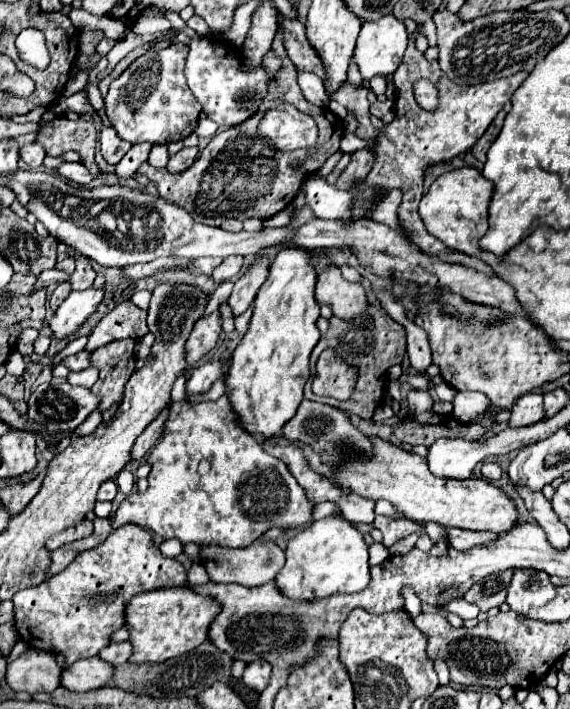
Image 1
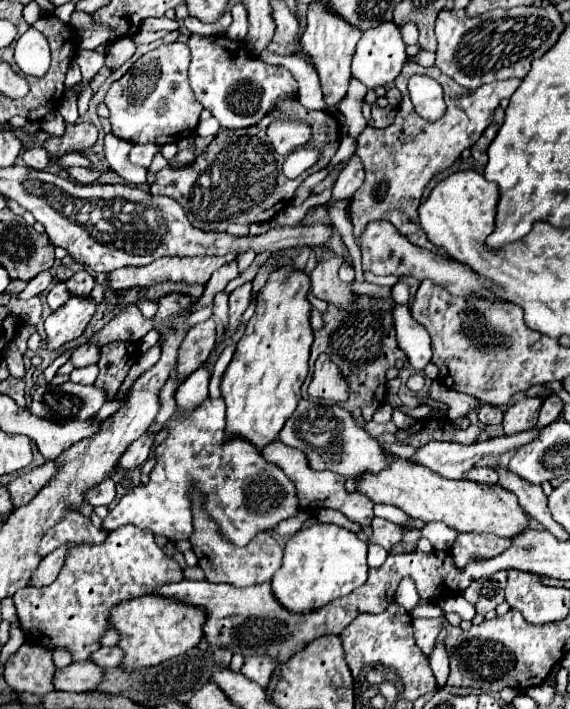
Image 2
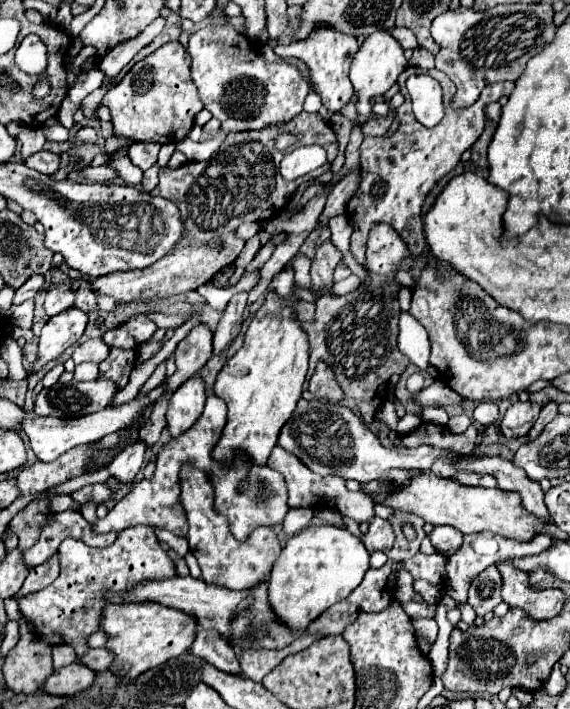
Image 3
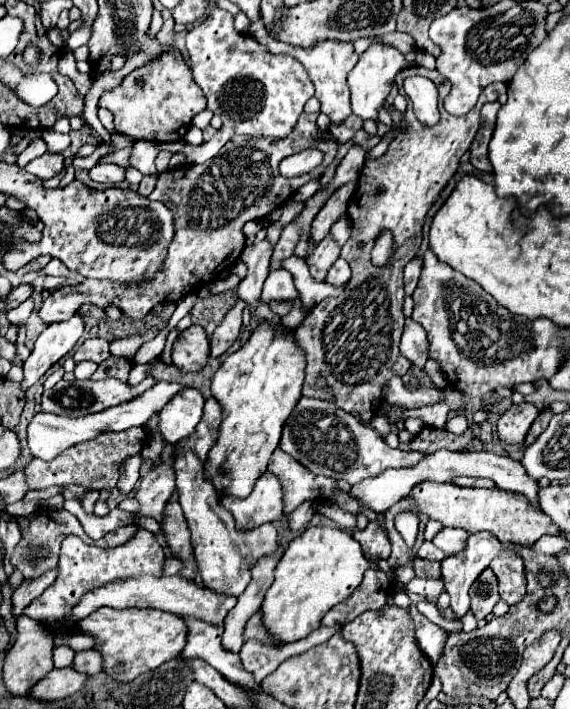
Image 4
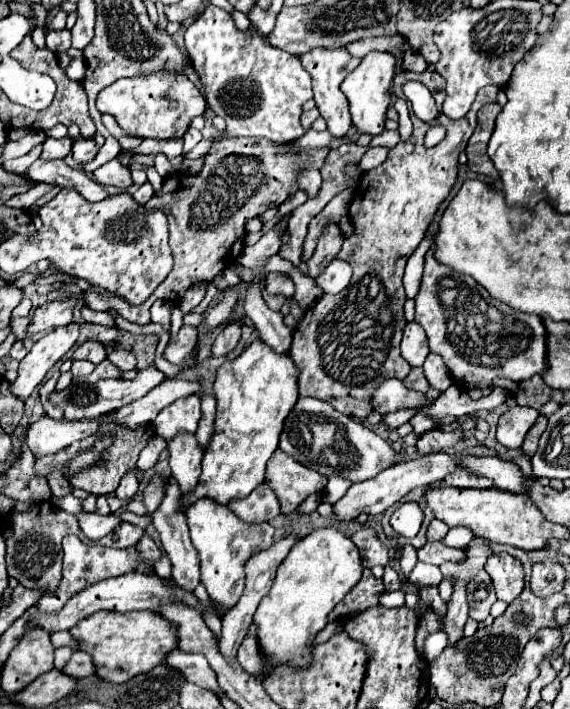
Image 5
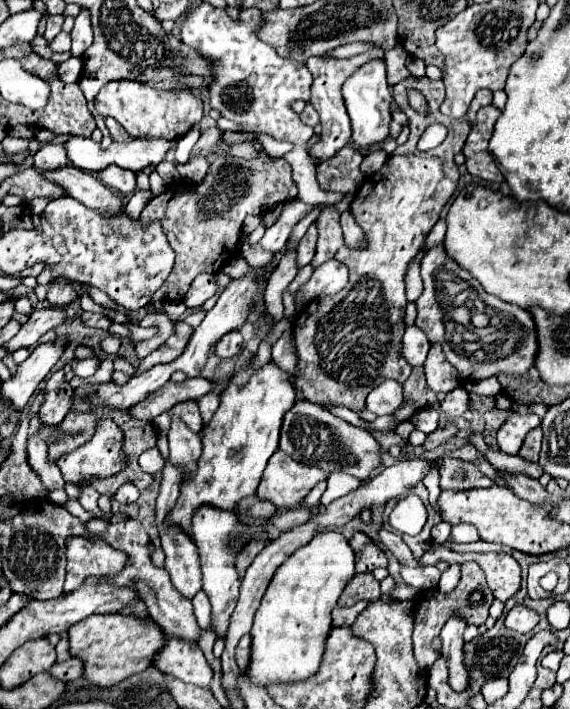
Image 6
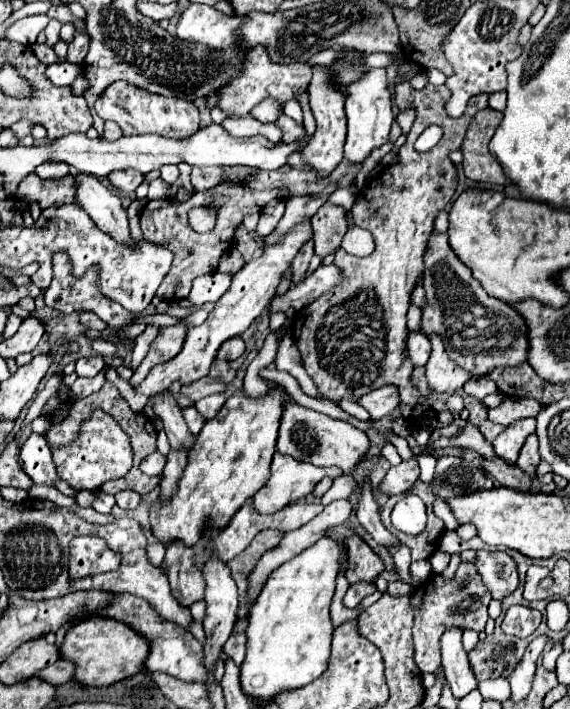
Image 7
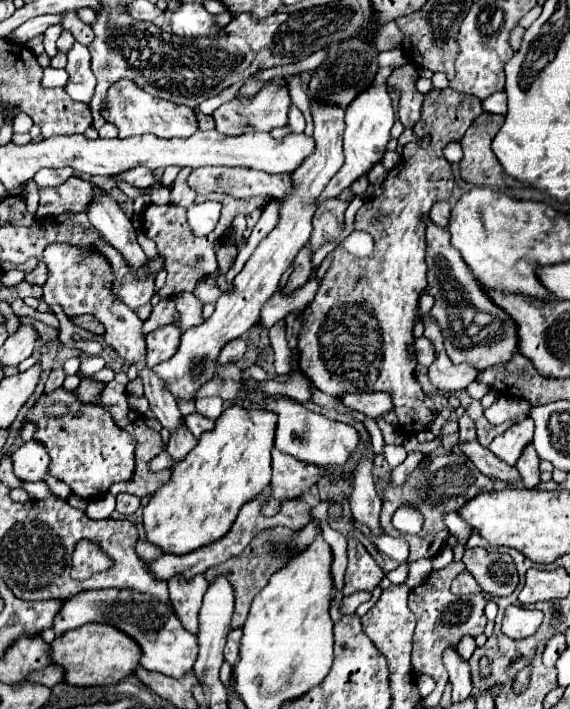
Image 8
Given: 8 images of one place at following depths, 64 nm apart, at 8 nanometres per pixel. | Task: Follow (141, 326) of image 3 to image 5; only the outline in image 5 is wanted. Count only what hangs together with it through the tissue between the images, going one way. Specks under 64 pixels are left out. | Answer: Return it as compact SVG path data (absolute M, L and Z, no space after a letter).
M114 348L110 354L108 354L108 360L114 362L114 366L122 372L128 372L128 370L134 370L136 368L136 358L132 352L128 350L120 350L120 348Z

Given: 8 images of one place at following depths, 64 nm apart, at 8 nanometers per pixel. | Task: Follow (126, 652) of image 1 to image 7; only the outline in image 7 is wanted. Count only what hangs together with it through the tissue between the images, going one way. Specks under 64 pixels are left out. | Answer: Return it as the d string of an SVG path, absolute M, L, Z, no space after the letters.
M58 660L54 666L40 670L36 676L42 678L44 682L50 682L52 686L60 686L60 684L72 680L72 674L74 674L74 664L66 662L66 660Z

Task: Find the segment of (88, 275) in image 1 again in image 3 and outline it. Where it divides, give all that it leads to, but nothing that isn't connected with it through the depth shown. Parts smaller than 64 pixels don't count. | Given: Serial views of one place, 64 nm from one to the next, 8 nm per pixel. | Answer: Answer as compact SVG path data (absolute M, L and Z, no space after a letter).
M74 280L72 282L72 288L76 292L76 308L84 310L84 312L96 312L98 310L98 304L96 304L96 298L94 298L94 292L90 290L90 284L86 280Z

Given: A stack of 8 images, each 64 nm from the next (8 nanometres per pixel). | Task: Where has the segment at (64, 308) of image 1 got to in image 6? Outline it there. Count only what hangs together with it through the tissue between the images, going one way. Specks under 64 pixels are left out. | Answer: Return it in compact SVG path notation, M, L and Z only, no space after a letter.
M66 340L38 344L36 350L30 354L30 358L18 366L16 374L8 382L2 382L2 396L6 398L6 404L10 408L22 410L28 404L38 384L46 378L56 360L62 356L64 346Z

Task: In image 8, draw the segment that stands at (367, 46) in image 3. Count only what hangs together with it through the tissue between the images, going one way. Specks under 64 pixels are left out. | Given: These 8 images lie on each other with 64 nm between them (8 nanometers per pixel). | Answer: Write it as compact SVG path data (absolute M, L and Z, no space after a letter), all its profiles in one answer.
M380 68L374 84L364 90L348 108L346 108L346 128L344 128L344 166L336 172L336 176L324 188L320 202L326 198L338 196L342 190L350 188L360 176L370 172L384 156L386 144L390 142L390 128L394 124L394 110L390 104L390 96L386 90L386 78L392 74L392 68Z

